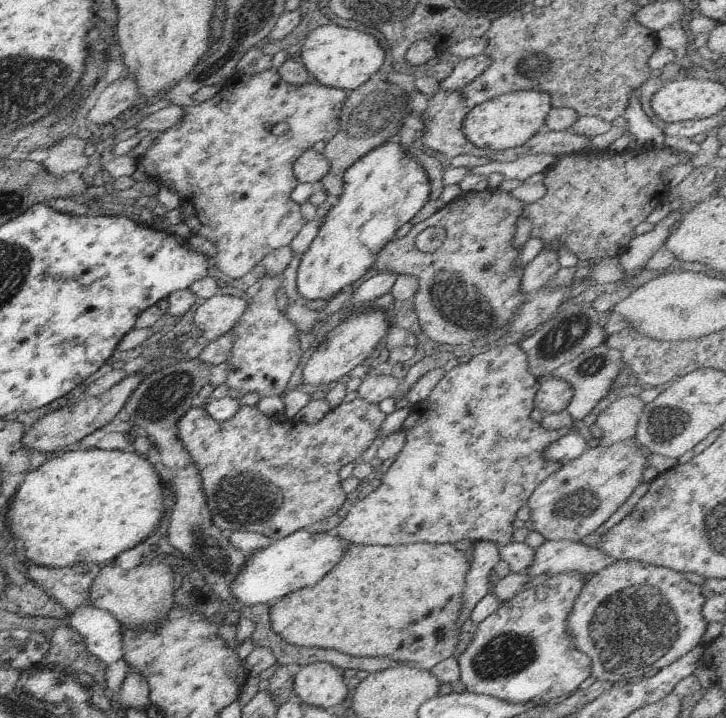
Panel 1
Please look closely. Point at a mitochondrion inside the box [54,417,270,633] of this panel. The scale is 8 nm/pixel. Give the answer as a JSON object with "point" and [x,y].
{"point":[208,547]}

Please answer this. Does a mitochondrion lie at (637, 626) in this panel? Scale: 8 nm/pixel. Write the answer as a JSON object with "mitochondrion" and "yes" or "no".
{"mitochondrion":"yes"}

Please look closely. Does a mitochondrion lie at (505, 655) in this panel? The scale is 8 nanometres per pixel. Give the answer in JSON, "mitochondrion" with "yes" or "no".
{"mitochondrion":"yes"}

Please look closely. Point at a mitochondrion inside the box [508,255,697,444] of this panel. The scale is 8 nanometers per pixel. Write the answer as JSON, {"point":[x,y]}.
{"point":[570,333]}

